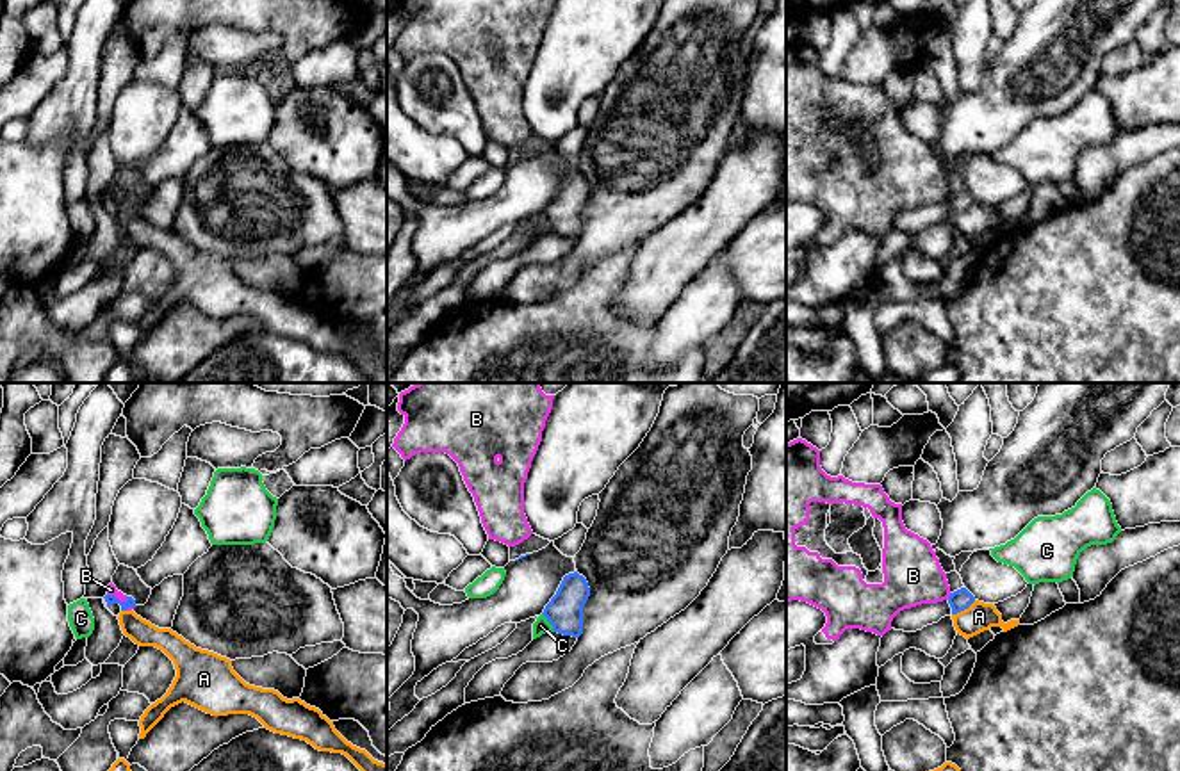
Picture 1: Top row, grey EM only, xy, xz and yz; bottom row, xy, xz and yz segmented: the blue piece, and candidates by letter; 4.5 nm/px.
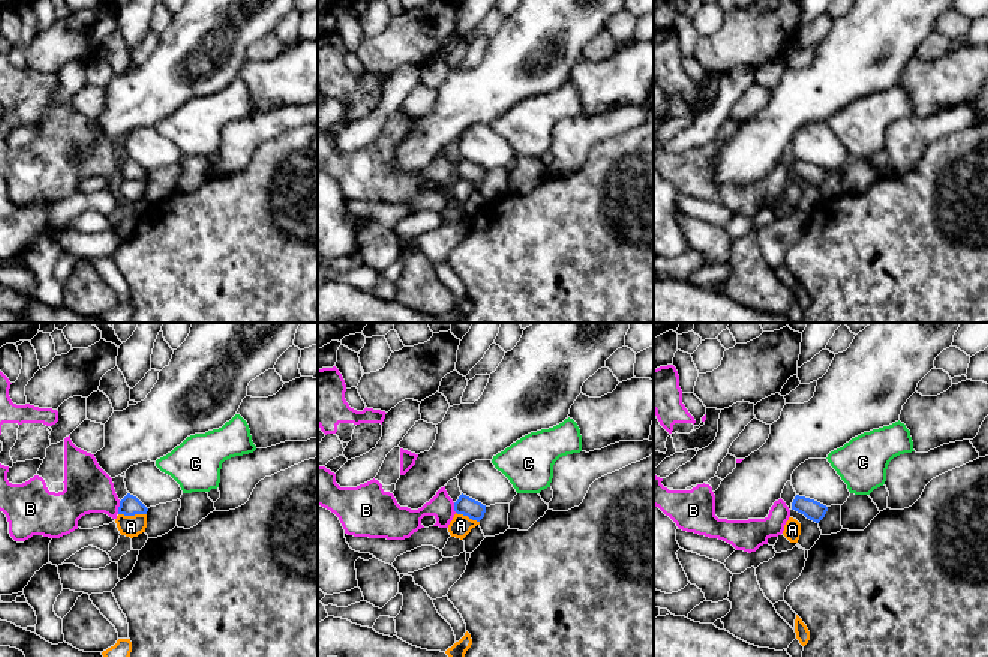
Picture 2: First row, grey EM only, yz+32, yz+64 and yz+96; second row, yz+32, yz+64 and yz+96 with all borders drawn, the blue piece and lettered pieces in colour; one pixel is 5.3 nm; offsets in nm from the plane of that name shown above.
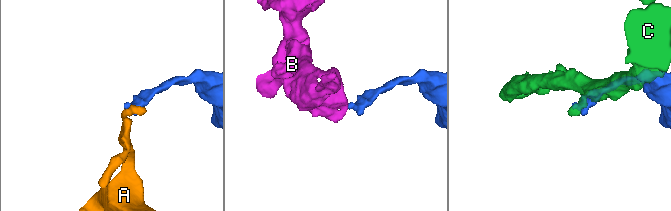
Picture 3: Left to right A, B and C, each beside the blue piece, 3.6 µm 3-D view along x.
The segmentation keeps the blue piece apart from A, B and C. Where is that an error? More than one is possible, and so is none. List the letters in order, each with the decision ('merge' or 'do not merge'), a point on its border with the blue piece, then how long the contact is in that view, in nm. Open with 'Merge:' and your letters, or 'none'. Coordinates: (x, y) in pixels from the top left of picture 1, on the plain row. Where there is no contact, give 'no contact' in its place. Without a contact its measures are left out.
Merge: none
A: do not merge; meets blue in yz at (963, 211); contact 130 nm long
B: do not merge; meets blue in yz at (949, 198); contact 40 nm long
C: do not merge; meets blue in xz at (548, 221); contact 110 nm long

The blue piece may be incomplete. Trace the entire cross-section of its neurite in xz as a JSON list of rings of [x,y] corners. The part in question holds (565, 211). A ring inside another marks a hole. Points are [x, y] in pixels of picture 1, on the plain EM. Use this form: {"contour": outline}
{"contour": [[[578,173],[569,174],[542,215],[553,226],[554,233],[579,239],[583,235],[583,208],[588,198],[590,189],[586,180]]]}

